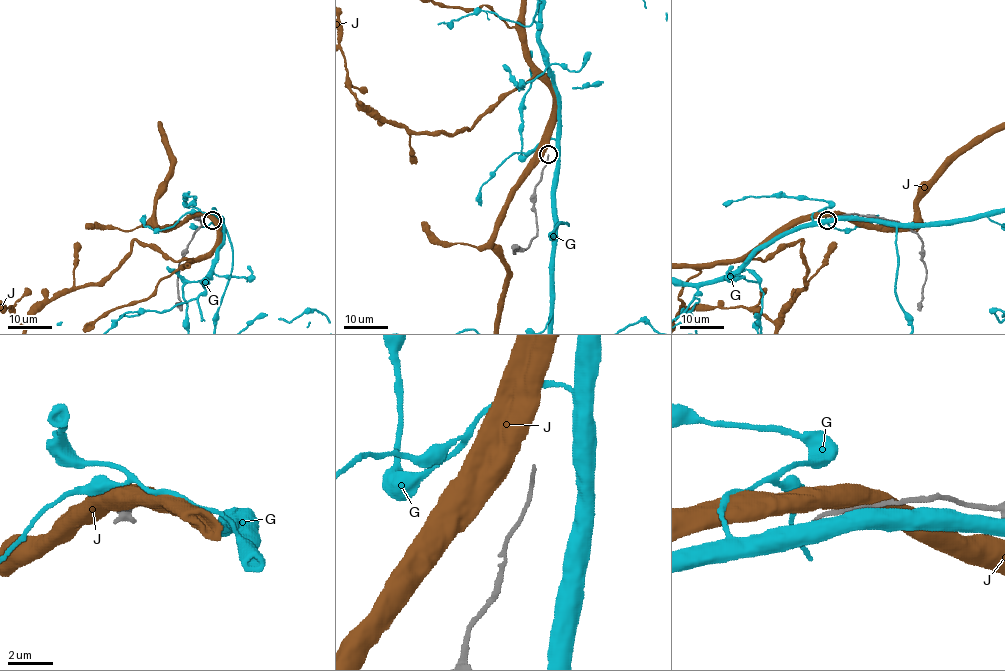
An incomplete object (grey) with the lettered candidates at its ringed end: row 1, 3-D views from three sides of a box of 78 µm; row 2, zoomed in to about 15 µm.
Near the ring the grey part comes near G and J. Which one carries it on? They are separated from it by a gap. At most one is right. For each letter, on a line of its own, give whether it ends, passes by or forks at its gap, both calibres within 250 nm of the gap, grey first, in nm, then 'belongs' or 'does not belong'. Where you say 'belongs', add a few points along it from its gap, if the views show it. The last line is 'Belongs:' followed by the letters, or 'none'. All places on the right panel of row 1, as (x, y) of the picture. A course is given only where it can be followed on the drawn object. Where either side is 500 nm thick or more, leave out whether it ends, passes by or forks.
G: 130 nm thick on the grey side, 500 nm on the other; does not belong
J: 130 nm thick on the grey side, 850 nm on the other; does not belong
Belongs: none

